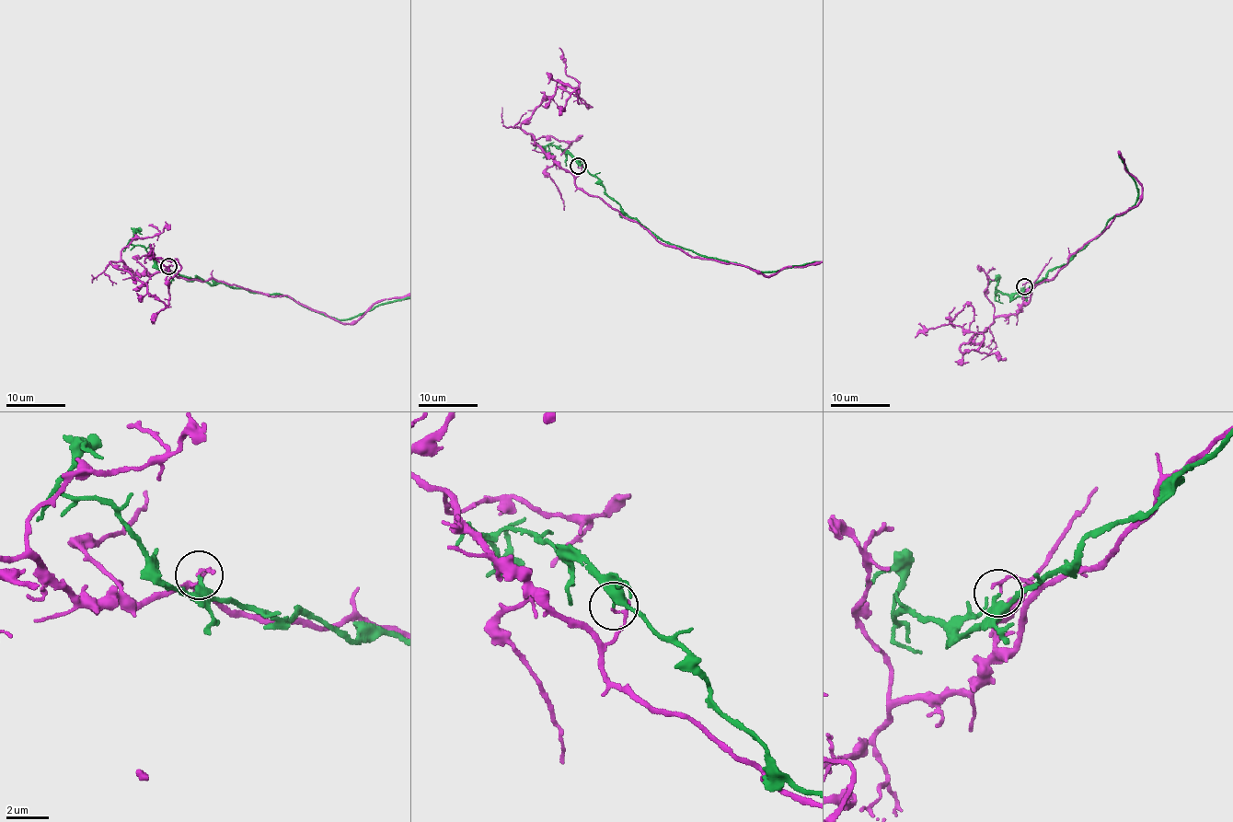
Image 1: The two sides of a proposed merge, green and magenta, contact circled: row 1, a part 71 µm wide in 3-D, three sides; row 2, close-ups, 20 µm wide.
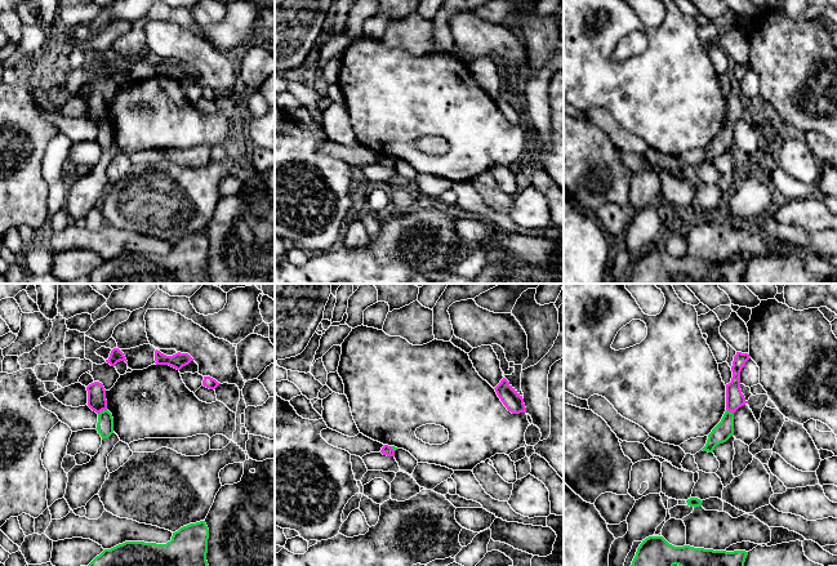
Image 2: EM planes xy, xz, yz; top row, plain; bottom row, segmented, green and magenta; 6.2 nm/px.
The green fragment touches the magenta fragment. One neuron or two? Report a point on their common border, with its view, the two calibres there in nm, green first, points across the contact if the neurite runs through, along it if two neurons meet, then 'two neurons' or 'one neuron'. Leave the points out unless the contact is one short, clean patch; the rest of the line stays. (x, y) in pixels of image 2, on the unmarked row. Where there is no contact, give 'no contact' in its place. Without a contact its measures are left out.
xy (103, 121) | 110/120 nm | along xy (106, 120), (98, 125) | two neurons

